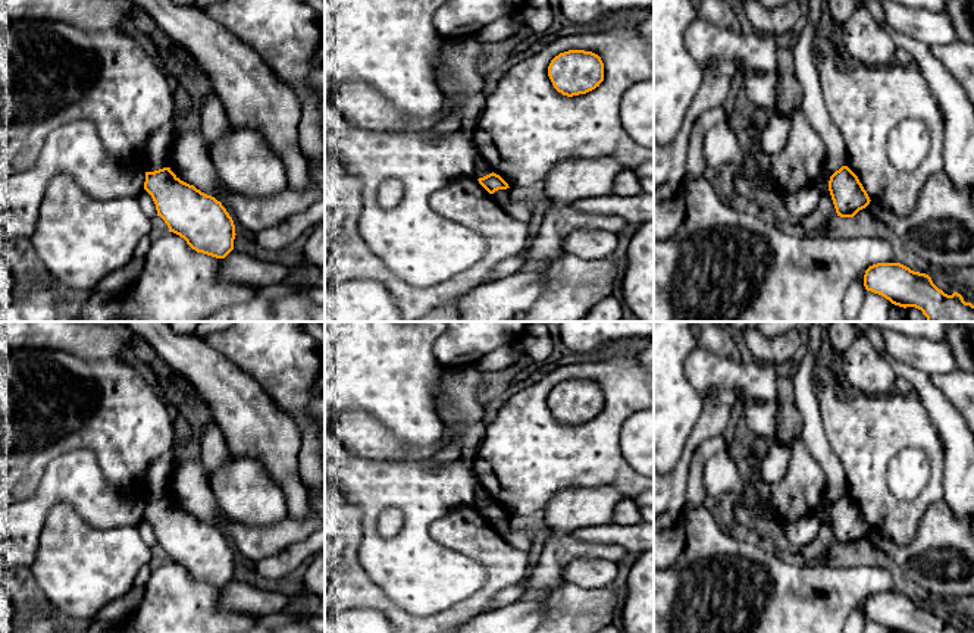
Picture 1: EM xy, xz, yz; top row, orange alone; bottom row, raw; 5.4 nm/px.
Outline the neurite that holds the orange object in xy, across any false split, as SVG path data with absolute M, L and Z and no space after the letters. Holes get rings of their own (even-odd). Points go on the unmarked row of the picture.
M170 496L145 501L144 518L169 561L184 567L192 579L216 587L234 579L234 549L214 526L181 510Z

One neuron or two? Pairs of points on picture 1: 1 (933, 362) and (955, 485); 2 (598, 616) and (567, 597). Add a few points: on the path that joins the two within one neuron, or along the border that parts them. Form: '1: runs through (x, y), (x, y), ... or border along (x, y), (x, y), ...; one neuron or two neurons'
1: border along (898, 360), (923, 370), (929, 376); two neurons
2: runs through (591, 611), (582, 611), (575, 604); one neuron

